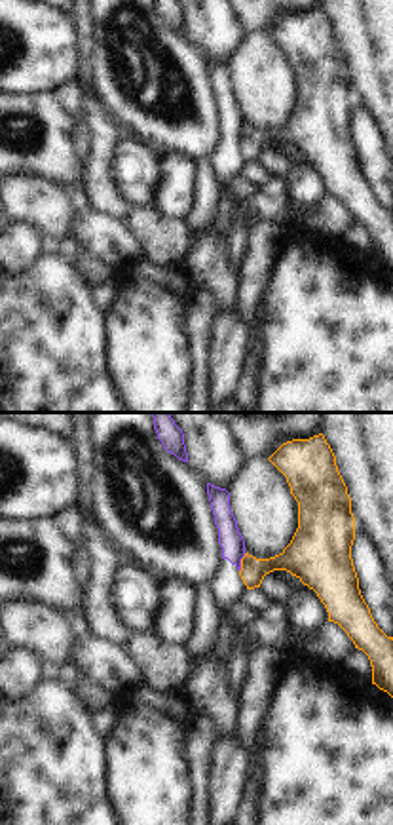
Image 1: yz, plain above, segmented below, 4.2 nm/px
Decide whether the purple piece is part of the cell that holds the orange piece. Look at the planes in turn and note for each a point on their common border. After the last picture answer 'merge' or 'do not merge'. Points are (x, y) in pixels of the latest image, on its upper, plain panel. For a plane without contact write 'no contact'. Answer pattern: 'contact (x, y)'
contact (242, 137)

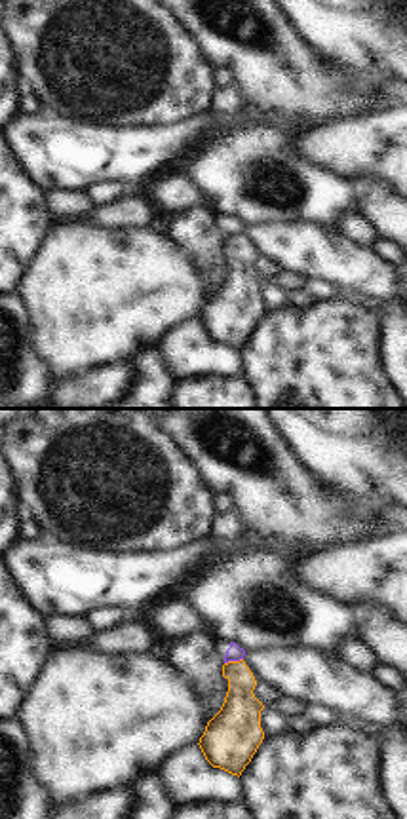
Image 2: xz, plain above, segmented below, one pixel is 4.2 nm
contact (232, 236)

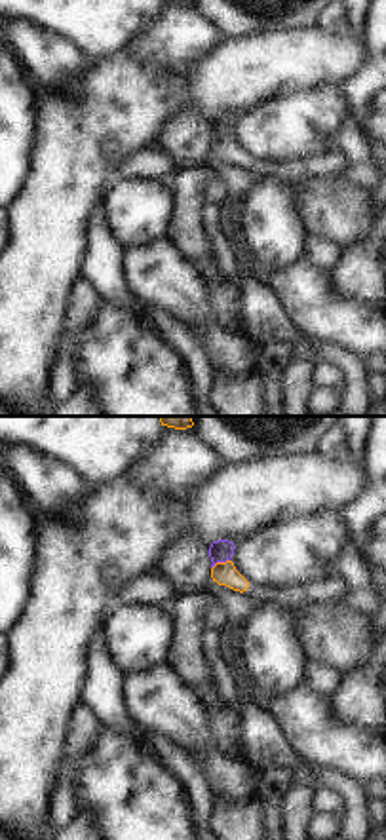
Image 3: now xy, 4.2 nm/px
contact (219, 137)

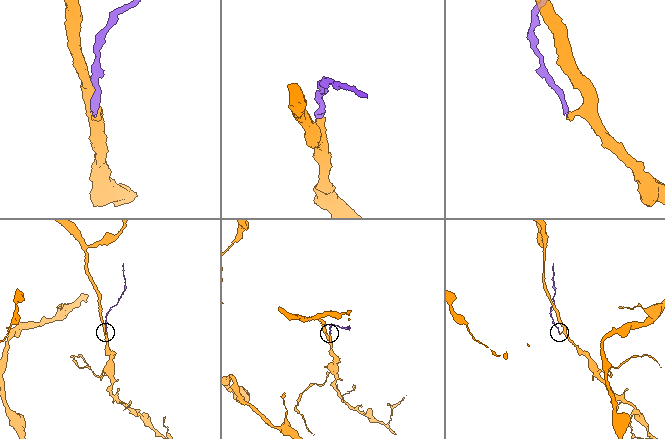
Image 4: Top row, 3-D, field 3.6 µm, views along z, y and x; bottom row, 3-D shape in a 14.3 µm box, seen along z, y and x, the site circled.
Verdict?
do not merge

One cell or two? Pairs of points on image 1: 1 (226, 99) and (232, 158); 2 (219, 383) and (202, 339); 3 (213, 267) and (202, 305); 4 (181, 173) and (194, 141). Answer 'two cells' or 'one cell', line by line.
1: one cell
2: two cells
3: two cells
4: two cells

